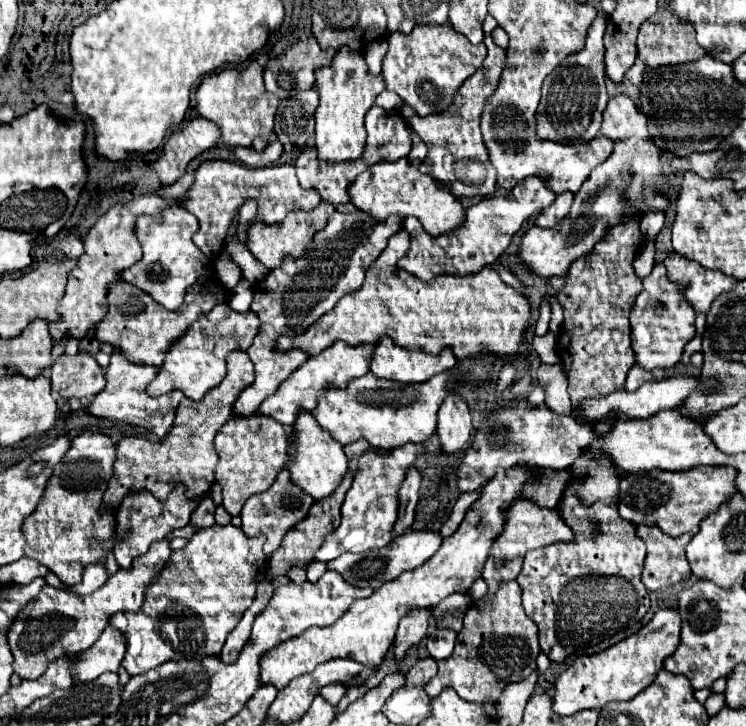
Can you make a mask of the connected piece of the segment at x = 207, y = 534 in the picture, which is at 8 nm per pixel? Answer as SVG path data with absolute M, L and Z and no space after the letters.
M213 524L193 534L185 548L173 550L167 570L147 590L143 610L111 616L115 628L127 634L123 666L131 676L143 674L167 660L219 656L227 634L237 626L255 598L255 586L267 570L263 540L243 534L239 526Z

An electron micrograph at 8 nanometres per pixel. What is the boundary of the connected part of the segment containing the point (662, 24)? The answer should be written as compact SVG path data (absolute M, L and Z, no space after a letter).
M657 10L651 18L647 18L639 26L637 34L637 58L645 62L647 70L655 70L657 66L667 64L685 64L703 58L703 48L695 42L695 30L687 26L687 22L679 22L679 18L673 18L667 14L667 10Z

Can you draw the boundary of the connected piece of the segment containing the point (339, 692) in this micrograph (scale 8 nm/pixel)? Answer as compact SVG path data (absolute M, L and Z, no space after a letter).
M325 686L319 694L321 694L321 696L323 696L331 706L337 706L339 700L343 698L345 690L343 690L343 686Z

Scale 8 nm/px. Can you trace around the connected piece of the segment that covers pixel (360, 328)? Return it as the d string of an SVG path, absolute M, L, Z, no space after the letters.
M402 229L388 240L385 250L367 269L365 284L357 292L343 296L335 308L323 314L307 332L299 336L281 336L277 340L277 350L301 350L307 356L315 356L337 340L357 346L391 338L407 350L423 348L437 354L443 348L451 348L459 360L475 358L483 352L495 354L503 362L517 360L531 318L527 298L507 286L491 266L475 274L441 274L431 282L423 282L397 268L397 260L409 247L410 235Z

